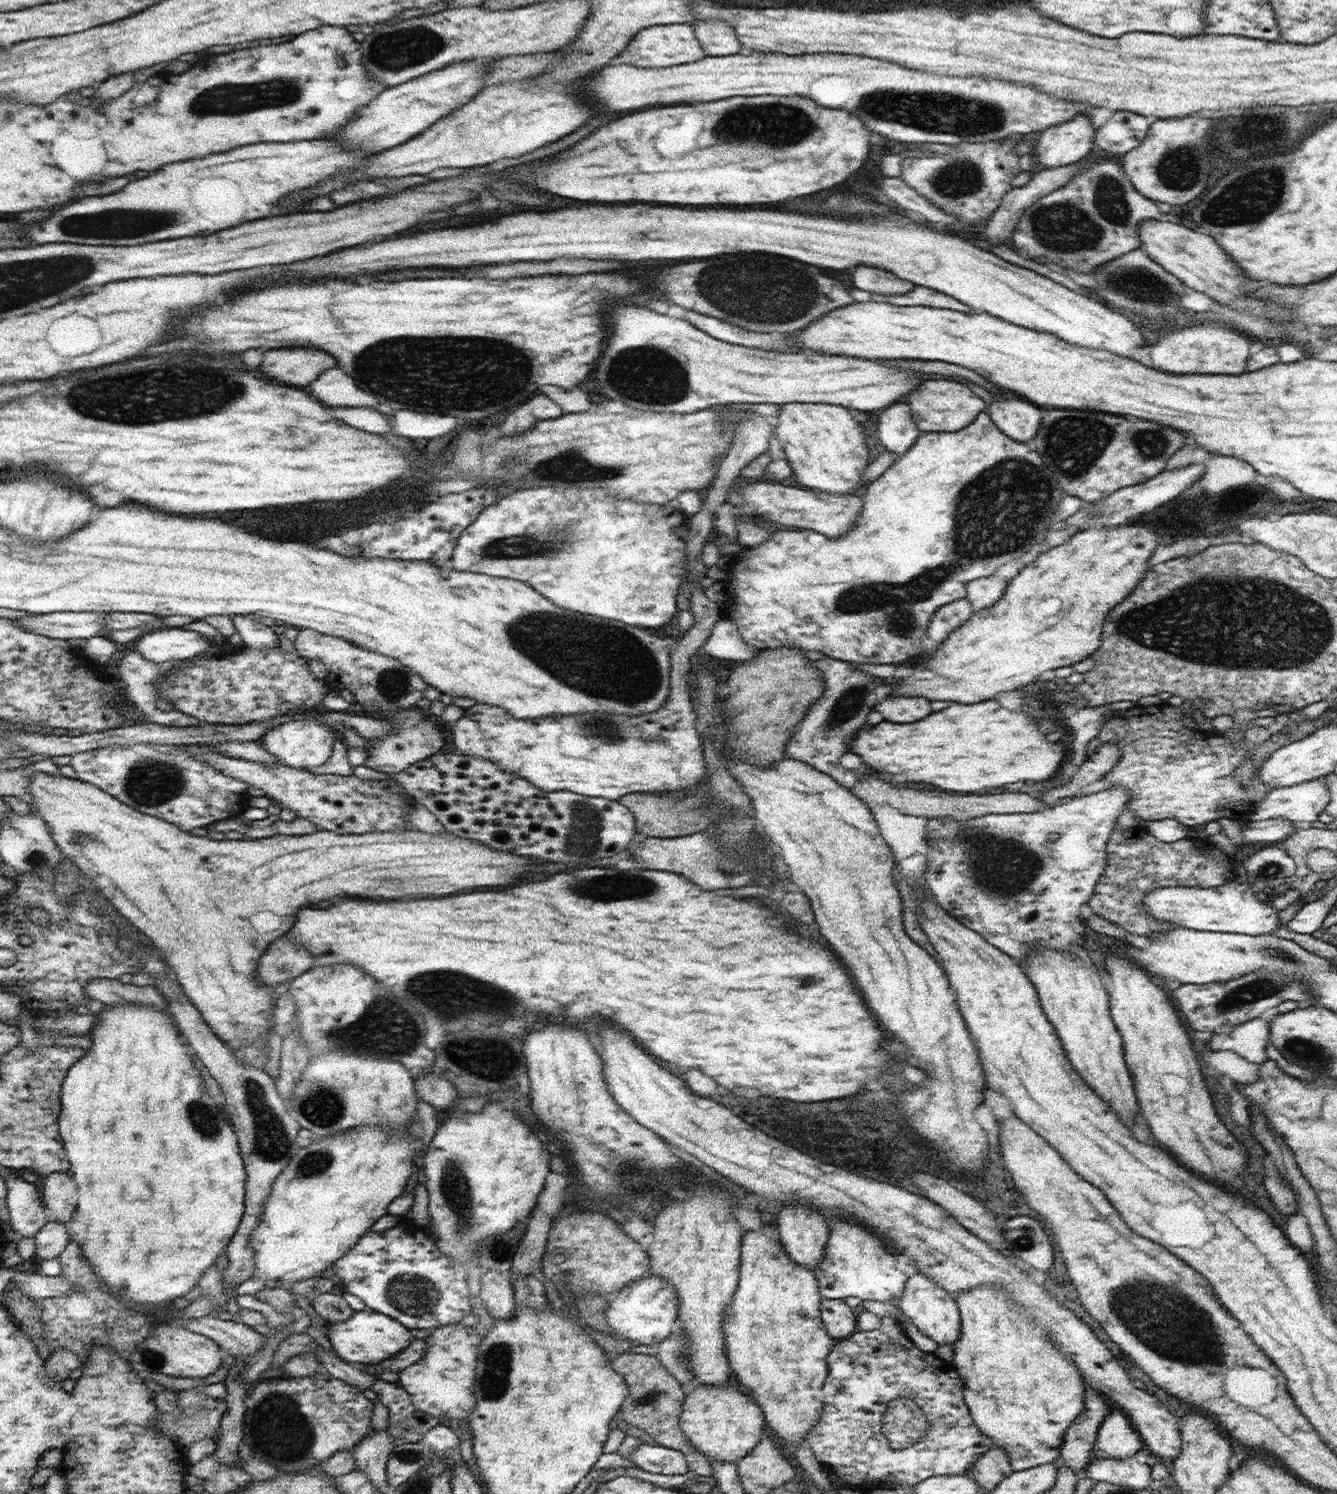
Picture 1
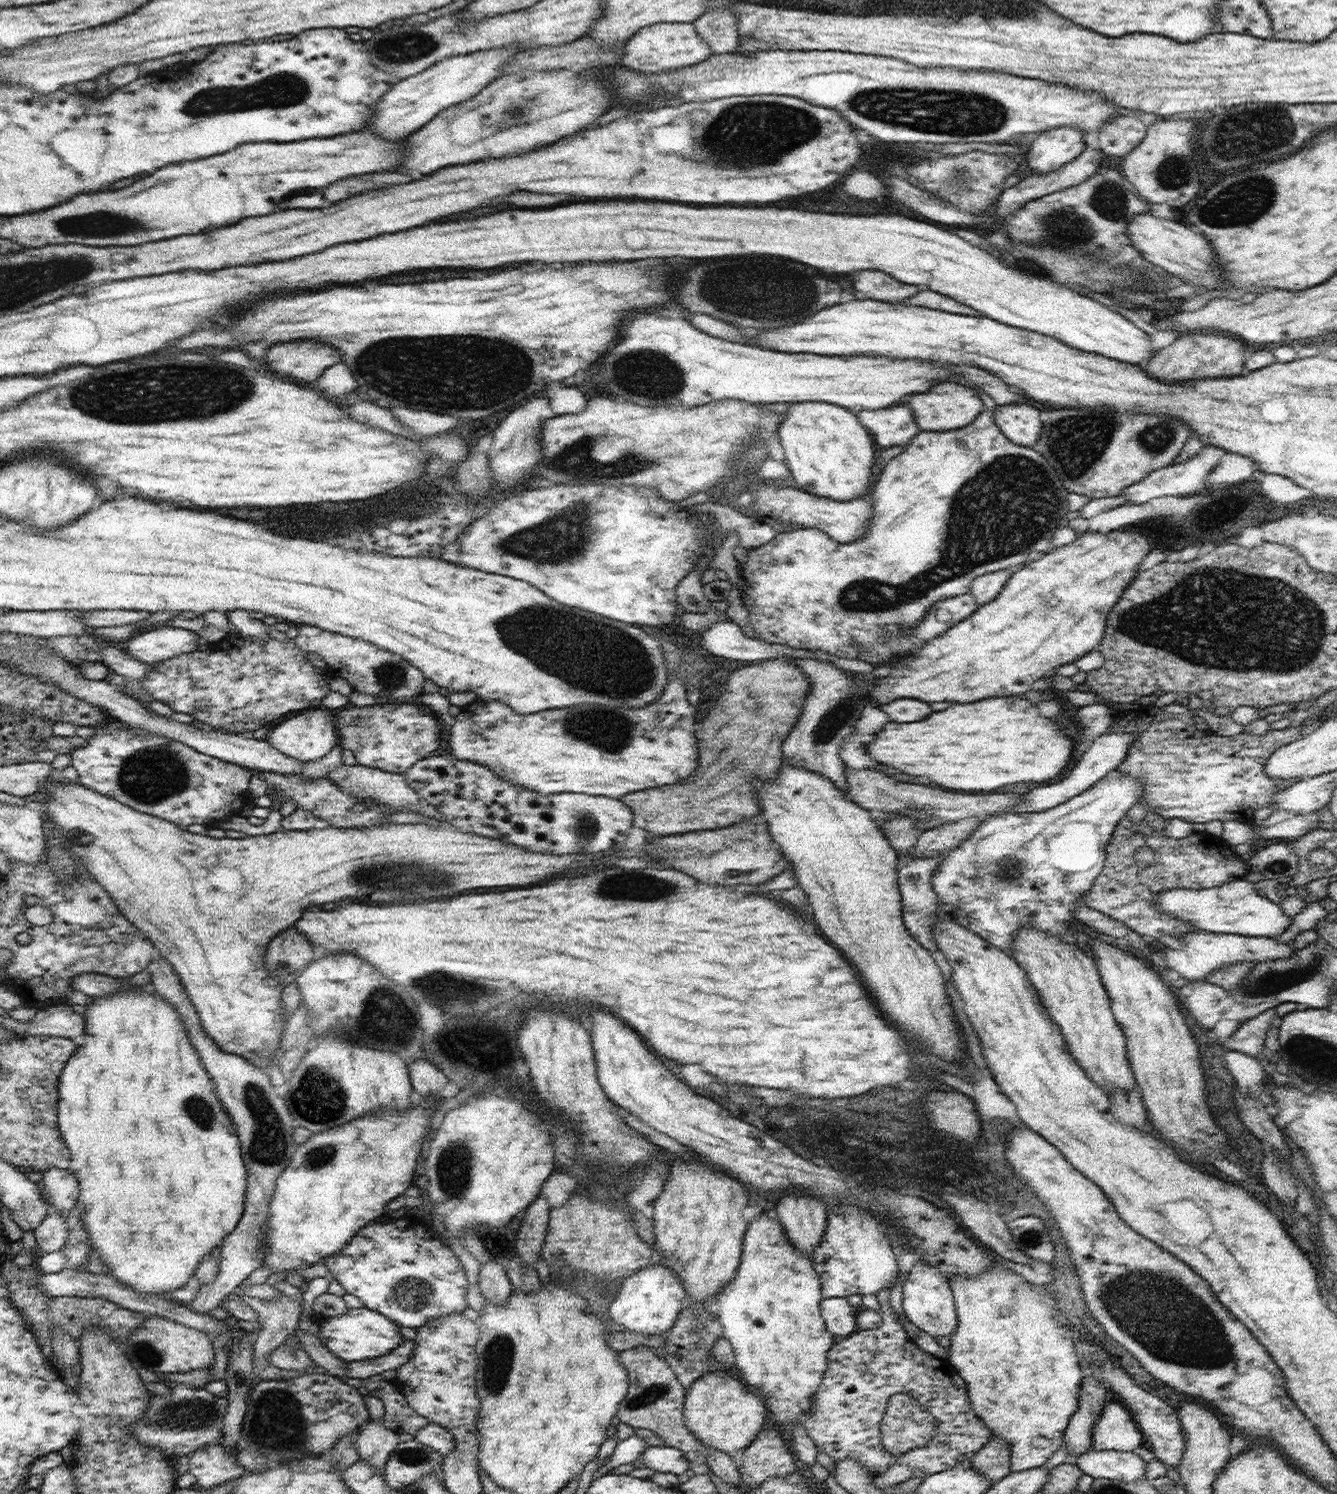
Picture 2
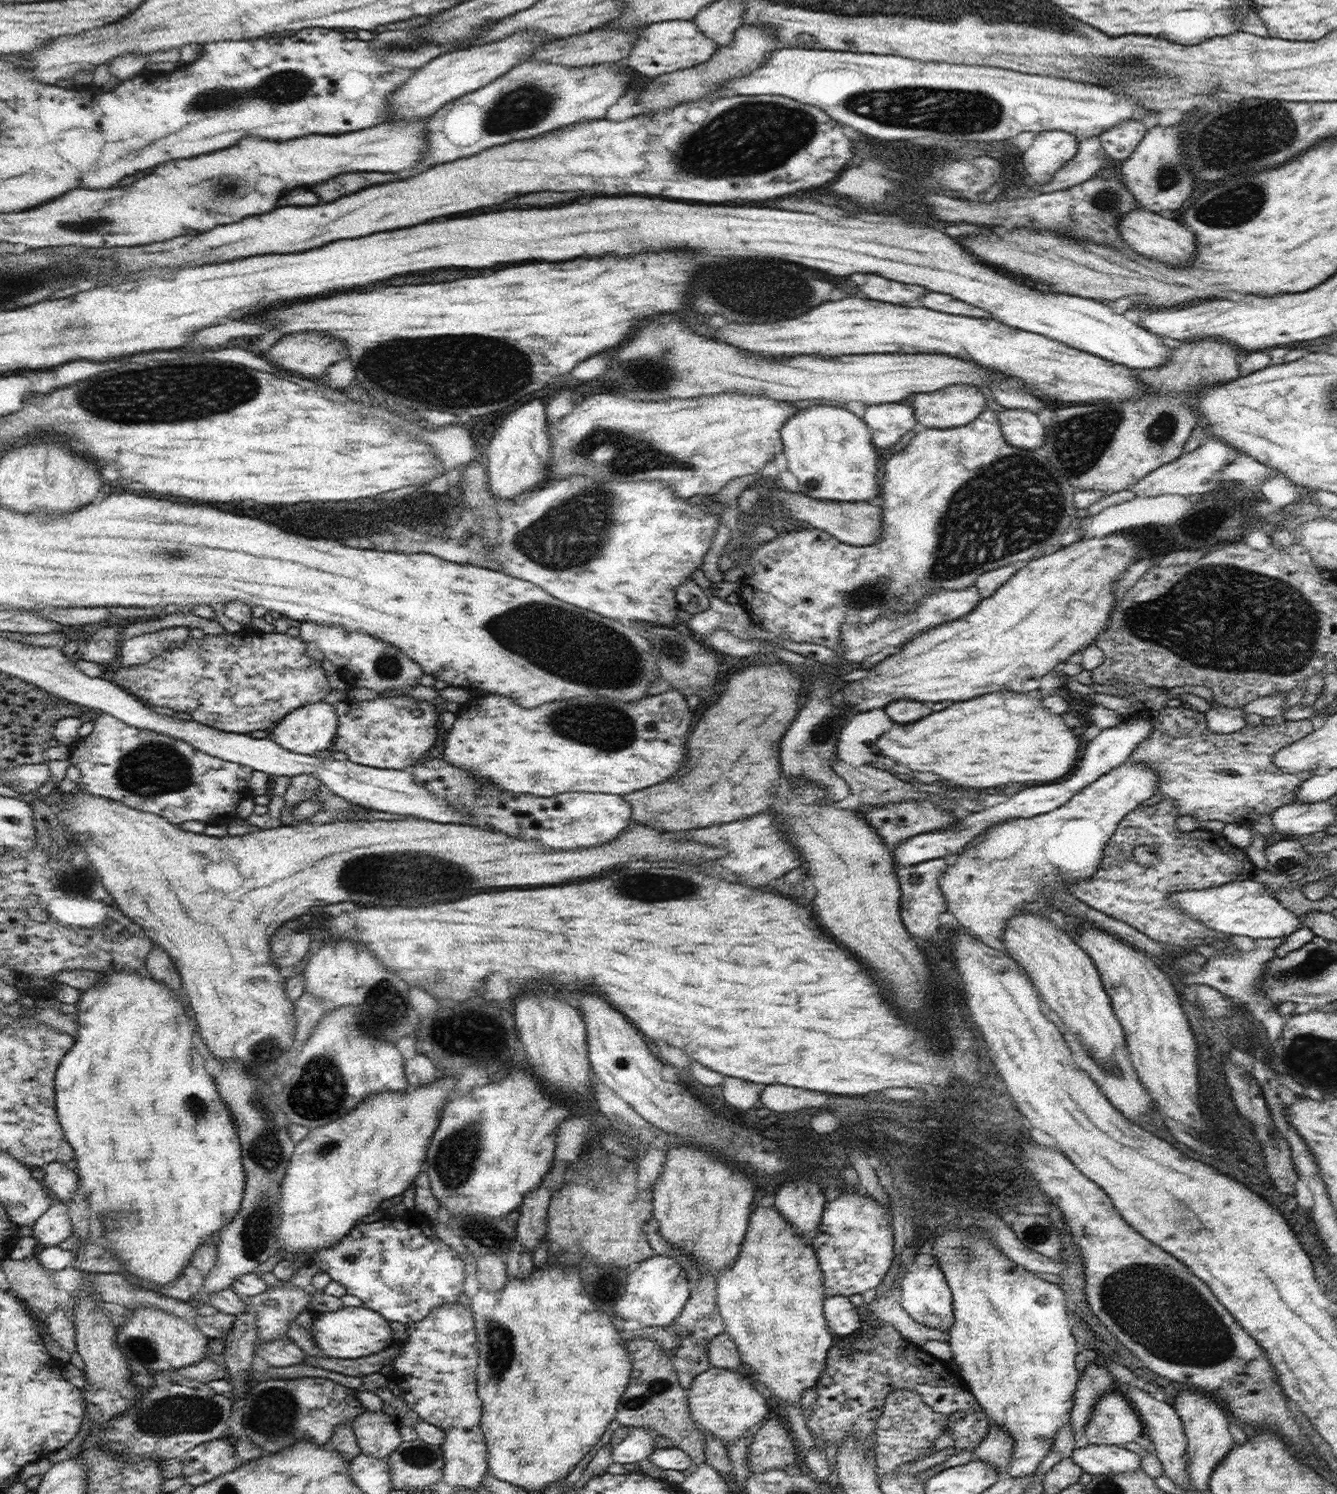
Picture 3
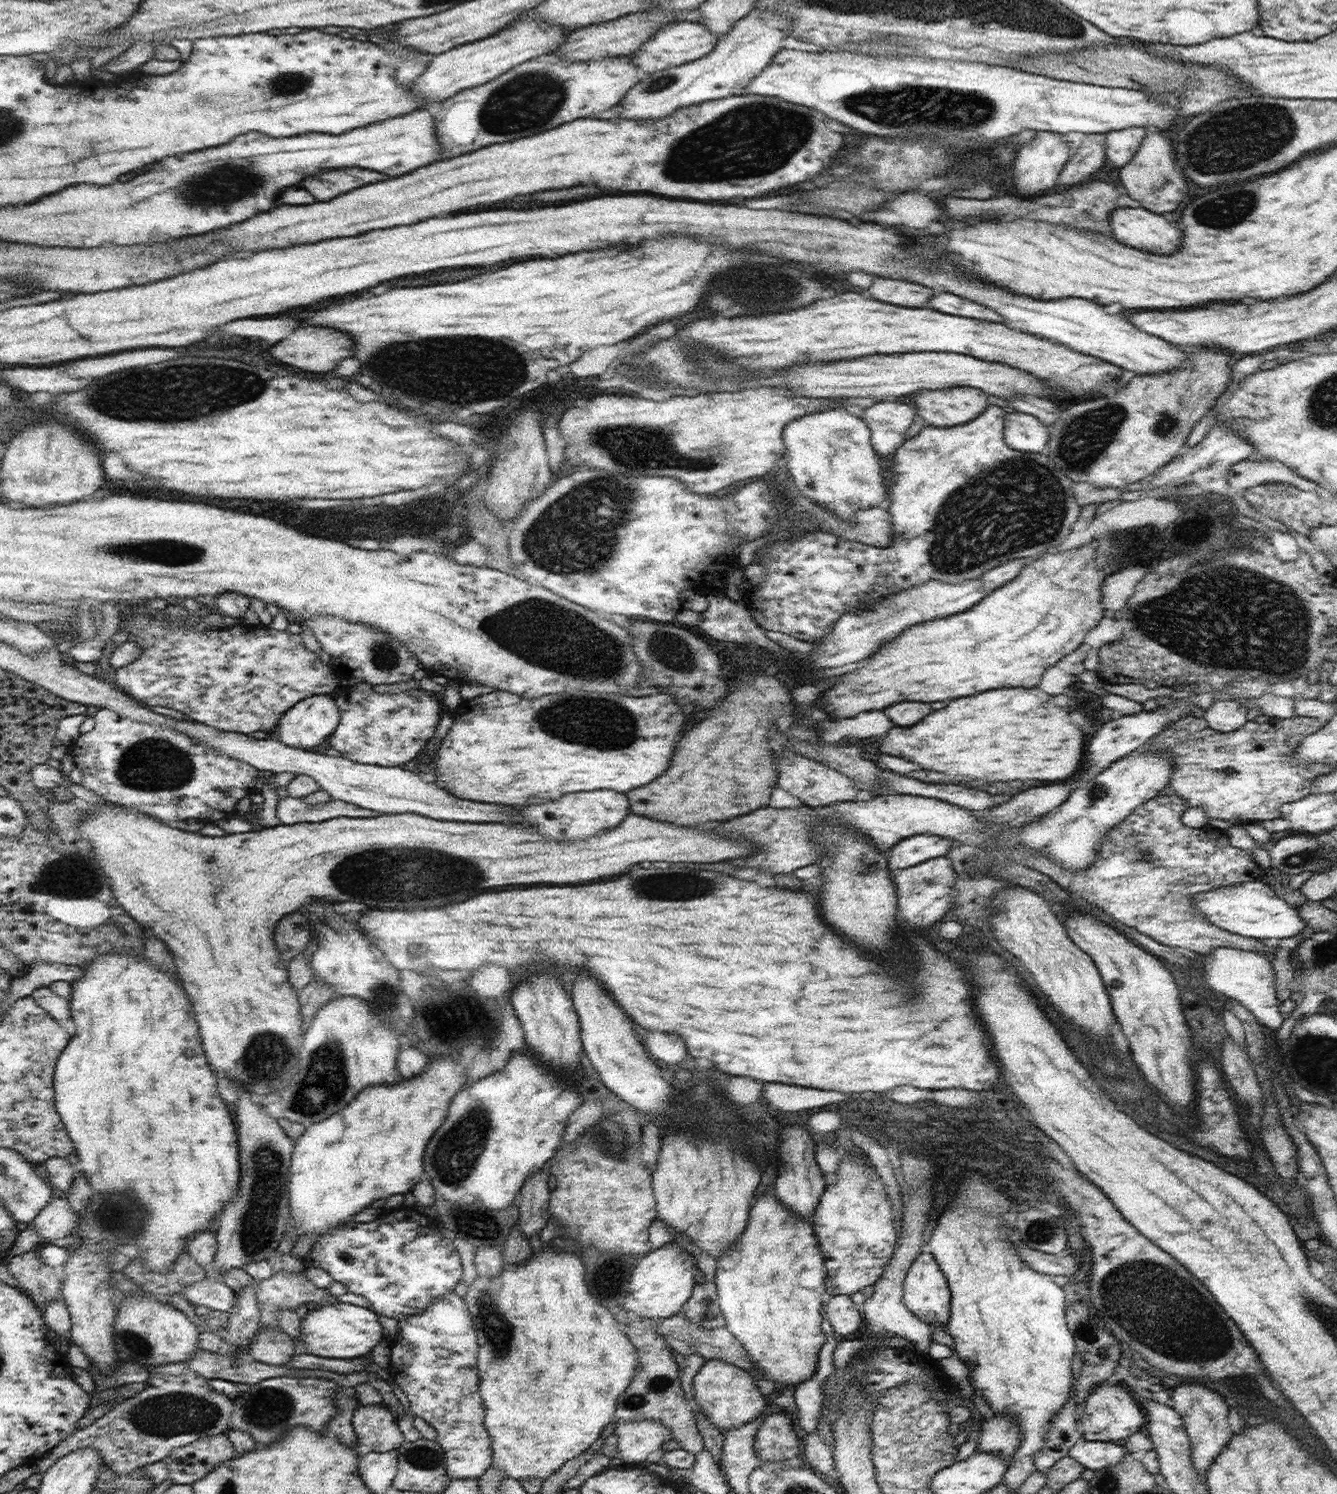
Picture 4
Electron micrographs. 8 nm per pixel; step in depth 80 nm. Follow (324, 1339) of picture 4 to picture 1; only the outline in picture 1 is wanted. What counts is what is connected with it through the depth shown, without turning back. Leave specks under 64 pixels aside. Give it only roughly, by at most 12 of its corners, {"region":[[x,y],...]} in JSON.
{"region":[[371,1309],[328,1324],[338,1356],[378,1364],[408,1348],[410,1329]]}

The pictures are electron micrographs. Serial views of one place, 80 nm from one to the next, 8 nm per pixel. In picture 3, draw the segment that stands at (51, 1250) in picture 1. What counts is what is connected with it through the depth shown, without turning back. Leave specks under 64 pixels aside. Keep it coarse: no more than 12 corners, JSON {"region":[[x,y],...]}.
{"region":[[53,1198],[33,1226],[42,1246],[73,1235],[66,1203]]}

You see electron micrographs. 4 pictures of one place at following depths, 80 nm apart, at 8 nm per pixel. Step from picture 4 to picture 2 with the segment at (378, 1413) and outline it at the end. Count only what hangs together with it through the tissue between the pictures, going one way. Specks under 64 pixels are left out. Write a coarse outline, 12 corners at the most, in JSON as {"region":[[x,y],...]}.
{"region":[[382,1418],[356,1434],[359,1460],[385,1474],[399,1434]]}

